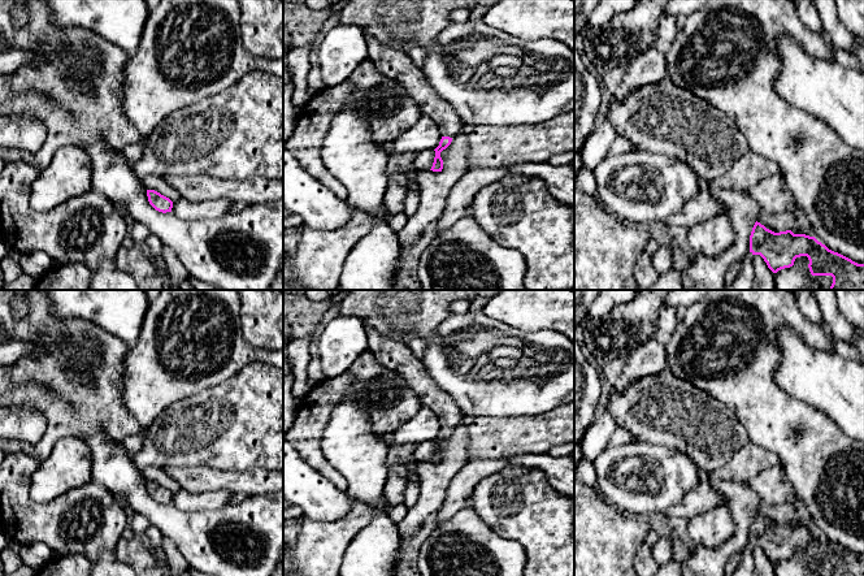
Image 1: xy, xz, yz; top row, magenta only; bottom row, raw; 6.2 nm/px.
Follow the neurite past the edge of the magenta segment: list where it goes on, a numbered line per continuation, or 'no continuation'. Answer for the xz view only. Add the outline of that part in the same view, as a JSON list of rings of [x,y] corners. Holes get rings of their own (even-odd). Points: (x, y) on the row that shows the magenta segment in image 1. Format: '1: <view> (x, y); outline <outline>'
1: xz (394, 64); outline [[[365,34],[368,59],[383,77],[401,85],[421,114],[434,120],[443,137],[453,138],[461,129],[463,121],[451,104],[444,101],[427,82],[424,70],[405,52],[391,48],[370,34]]]

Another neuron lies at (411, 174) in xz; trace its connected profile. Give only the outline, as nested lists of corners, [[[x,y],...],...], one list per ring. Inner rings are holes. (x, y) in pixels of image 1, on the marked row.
[[[414,164],[411,165],[411,168],[408,169],[405,174],[407,177],[407,186],[412,187],[418,195],[420,195],[420,189],[417,185],[417,168],[414,166]]]

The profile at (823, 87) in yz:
[[[782,34],[778,39],[777,53],[781,65],[774,83],[774,91],[791,105],[822,120],[847,146],[864,152],[864,73],[845,68],[830,57],[812,57],[789,34]]]

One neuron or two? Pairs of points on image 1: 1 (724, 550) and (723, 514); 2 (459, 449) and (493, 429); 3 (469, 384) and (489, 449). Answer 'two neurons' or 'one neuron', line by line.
1: two neurons
2: two neurons
3: two neurons

